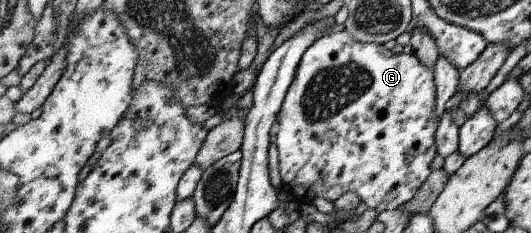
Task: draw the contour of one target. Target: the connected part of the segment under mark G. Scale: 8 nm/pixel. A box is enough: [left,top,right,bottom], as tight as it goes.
[275,30,439,212]

